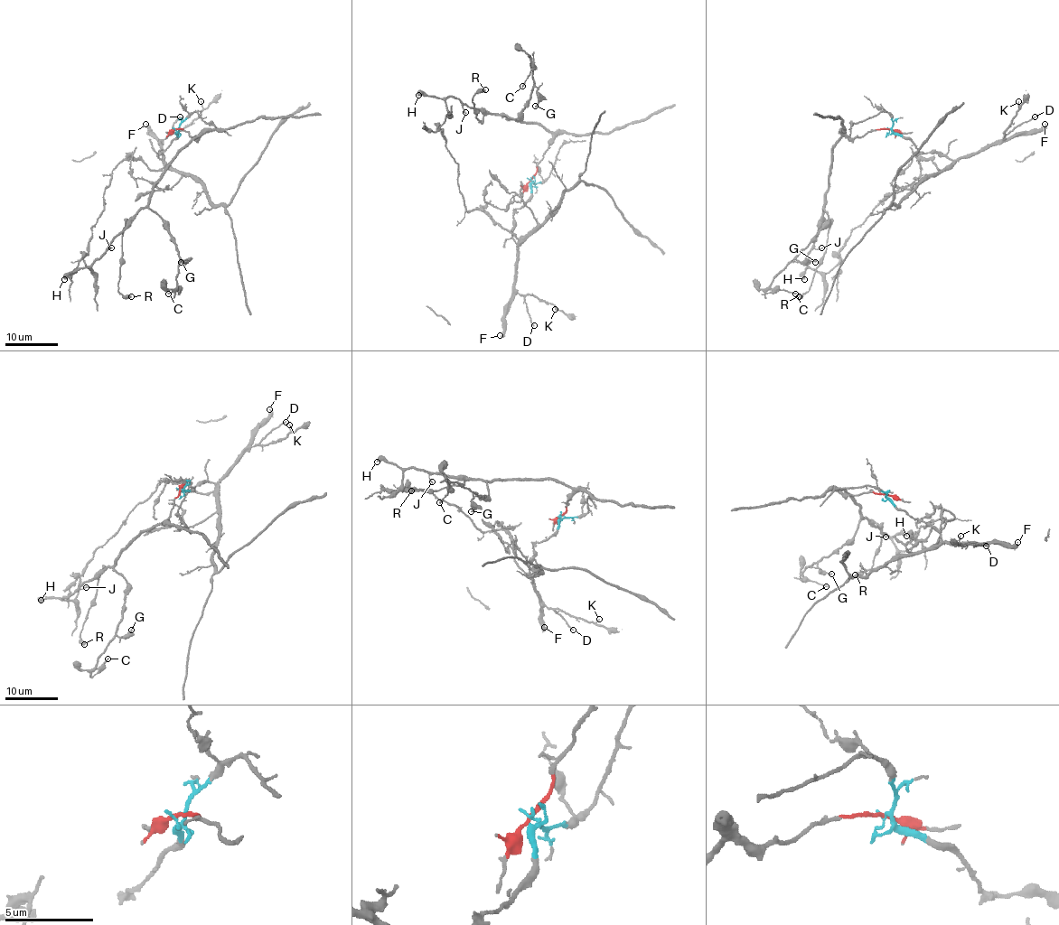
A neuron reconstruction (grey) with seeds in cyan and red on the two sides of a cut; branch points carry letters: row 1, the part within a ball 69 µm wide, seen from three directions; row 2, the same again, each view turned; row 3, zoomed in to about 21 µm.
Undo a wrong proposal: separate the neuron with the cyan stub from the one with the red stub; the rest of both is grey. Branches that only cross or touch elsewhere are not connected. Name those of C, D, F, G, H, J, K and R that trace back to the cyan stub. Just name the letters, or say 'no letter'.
D, F, K

